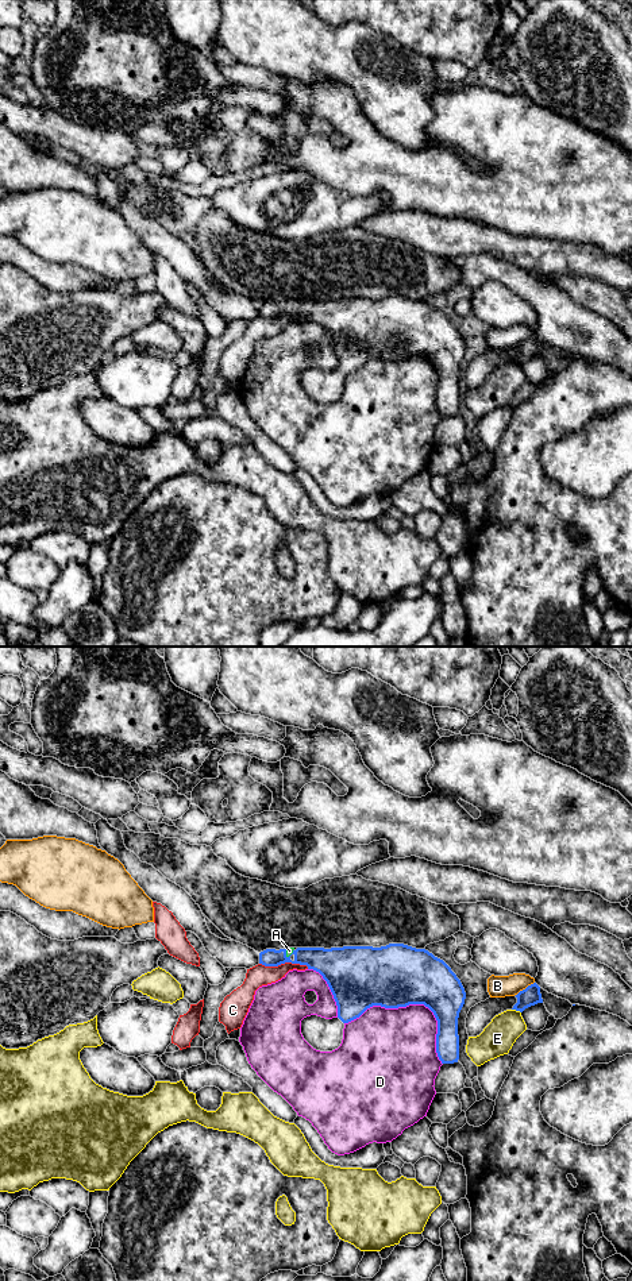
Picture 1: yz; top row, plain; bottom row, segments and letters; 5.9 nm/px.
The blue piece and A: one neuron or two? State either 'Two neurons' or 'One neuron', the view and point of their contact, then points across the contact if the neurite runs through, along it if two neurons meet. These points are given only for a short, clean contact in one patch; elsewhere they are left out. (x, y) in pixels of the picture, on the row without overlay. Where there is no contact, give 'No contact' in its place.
One neuron. Touches blue at yz (291, 307). Path across: yz (331, 316), (300, 305), (291, 307), (289, 303)

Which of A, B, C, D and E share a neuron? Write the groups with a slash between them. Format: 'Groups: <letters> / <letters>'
Groups: A / B / C / D / E

